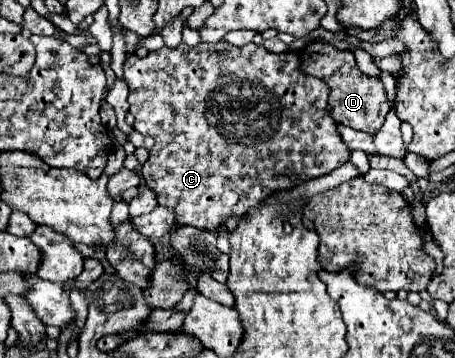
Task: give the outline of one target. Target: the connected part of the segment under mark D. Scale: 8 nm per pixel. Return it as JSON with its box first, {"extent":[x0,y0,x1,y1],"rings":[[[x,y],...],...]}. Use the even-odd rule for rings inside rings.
{"extent":[316,43,390,133],"rings":[[[320,43],[320,49],[324,49],[324,53],[320,53],[320,57],[316,61],[316,67],[326,71],[326,73],[320,73],[320,79],[330,89],[330,95],[328,95],[330,115],[336,121],[340,121],[340,123],[344,123],[352,129],[366,131],[366,133],[378,133],[380,127],[384,125],[384,117],[390,109],[390,103],[386,99],[386,93],[384,93],[384,87],[382,87],[380,79],[360,73],[358,67],[356,67],[356,59],[350,57],[352,55],[350,51],[340,51],[340,49],[336,49],[332,45],[326,45],[326,43]],[[320,59],[324,59],[324,61],[320,61]],[[350,65],[354,65],[352,73],[350,73]]]}

